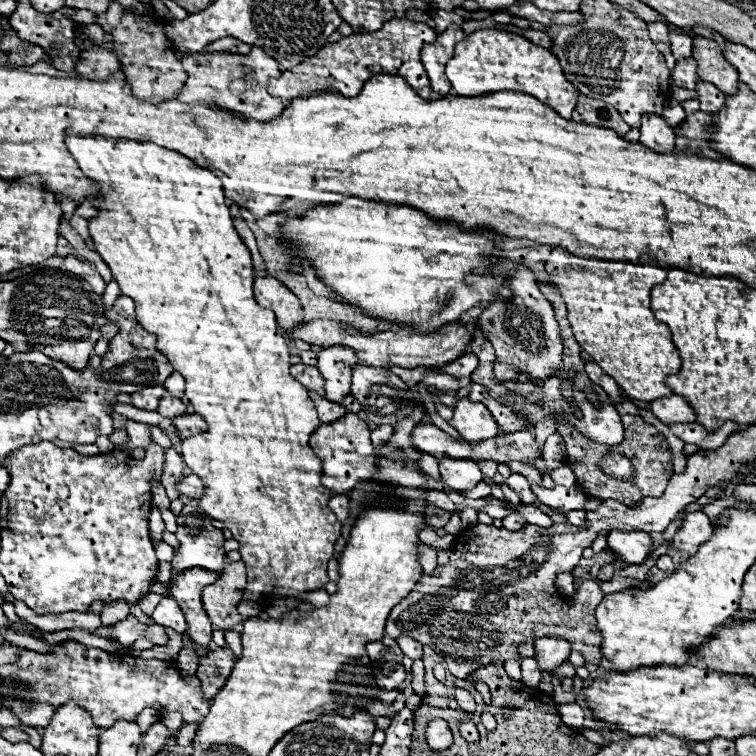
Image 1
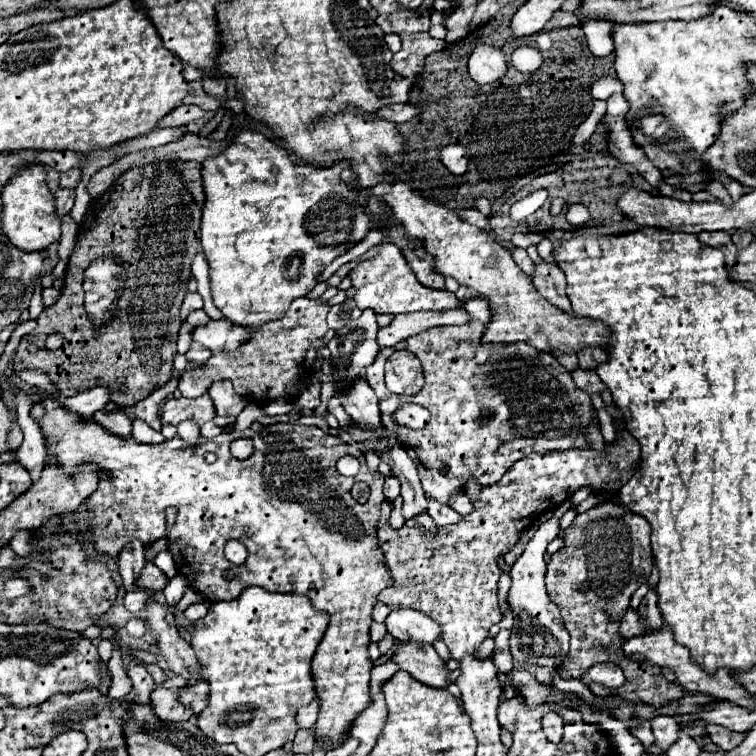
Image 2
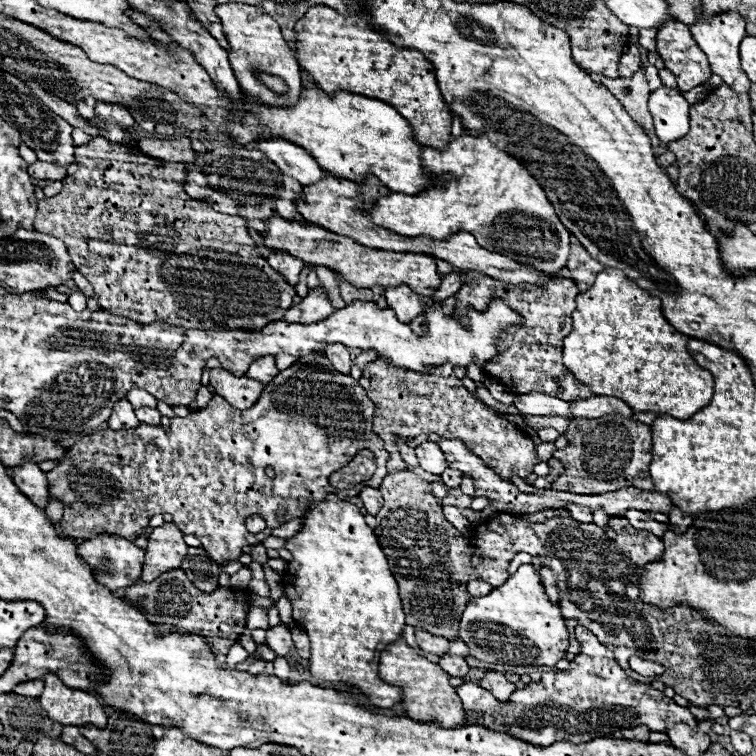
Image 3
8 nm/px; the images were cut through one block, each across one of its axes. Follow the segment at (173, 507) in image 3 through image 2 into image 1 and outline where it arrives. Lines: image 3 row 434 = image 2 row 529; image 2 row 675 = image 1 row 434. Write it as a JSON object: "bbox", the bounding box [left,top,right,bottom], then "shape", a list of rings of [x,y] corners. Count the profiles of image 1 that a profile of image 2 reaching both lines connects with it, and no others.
{"bbox":[310,412,376,494],"shape":[[[348,412],[332,424],[320,424],[318,430],[310,436],[310,446],[320,456],[324,468],[324,486],[334,494],[346,494],[356,484],[368,480],[376,472],[374,446],[370,442],[370,428],[356,414]]]}

